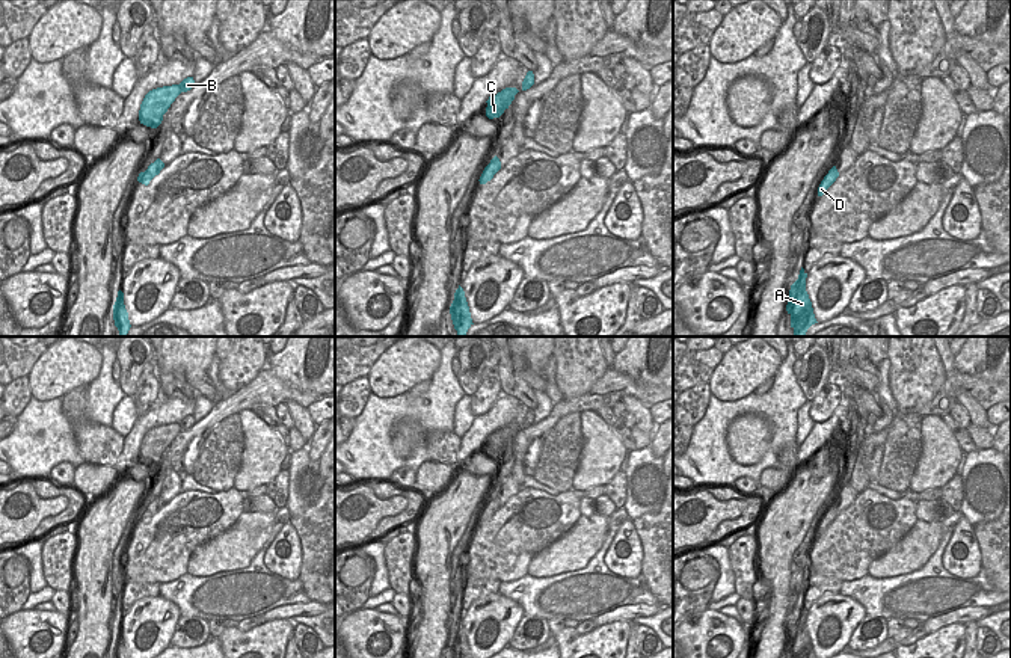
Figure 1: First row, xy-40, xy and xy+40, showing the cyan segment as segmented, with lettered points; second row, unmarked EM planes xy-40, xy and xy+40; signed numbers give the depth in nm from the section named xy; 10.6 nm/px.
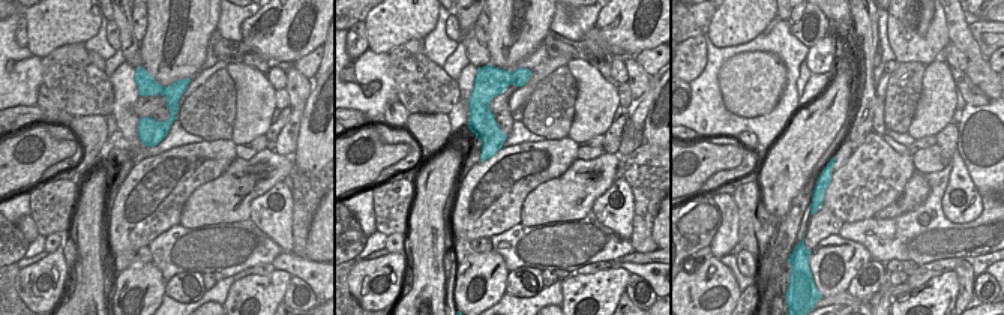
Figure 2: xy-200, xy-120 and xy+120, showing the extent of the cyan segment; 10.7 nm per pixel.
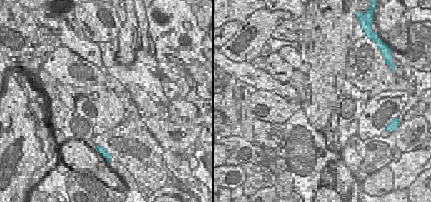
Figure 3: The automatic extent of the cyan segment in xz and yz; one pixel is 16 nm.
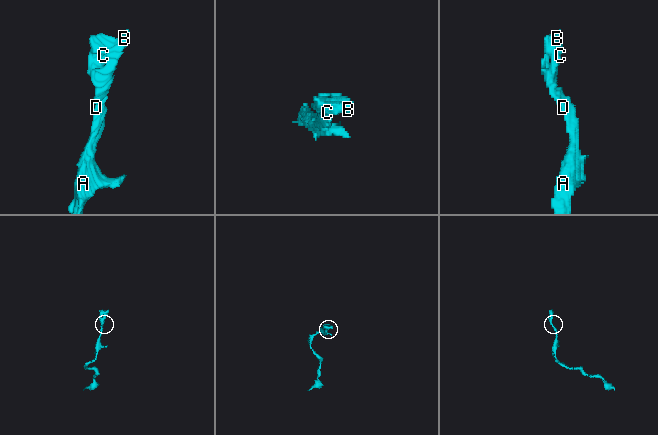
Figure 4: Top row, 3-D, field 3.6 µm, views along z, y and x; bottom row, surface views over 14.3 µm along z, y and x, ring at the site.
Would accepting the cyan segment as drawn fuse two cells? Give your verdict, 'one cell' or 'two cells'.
one cell

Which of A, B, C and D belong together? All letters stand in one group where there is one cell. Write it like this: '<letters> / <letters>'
A B C D

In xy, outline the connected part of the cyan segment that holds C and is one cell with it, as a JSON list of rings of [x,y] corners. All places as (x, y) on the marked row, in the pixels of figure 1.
[[[506,88],[496,95],[490,95],[486,101],[486,116],[489,119],[499,118],[504,113],[504,110],[509,109],[518,92],[519,91],[516,88]]]

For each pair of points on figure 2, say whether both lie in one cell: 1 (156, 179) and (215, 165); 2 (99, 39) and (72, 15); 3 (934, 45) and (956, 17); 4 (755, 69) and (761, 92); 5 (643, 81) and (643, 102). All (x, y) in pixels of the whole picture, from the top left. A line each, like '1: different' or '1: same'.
1: same
2: different
3: different
4: same
5: different

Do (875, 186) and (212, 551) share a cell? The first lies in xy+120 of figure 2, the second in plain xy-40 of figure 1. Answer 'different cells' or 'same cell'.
different cells

